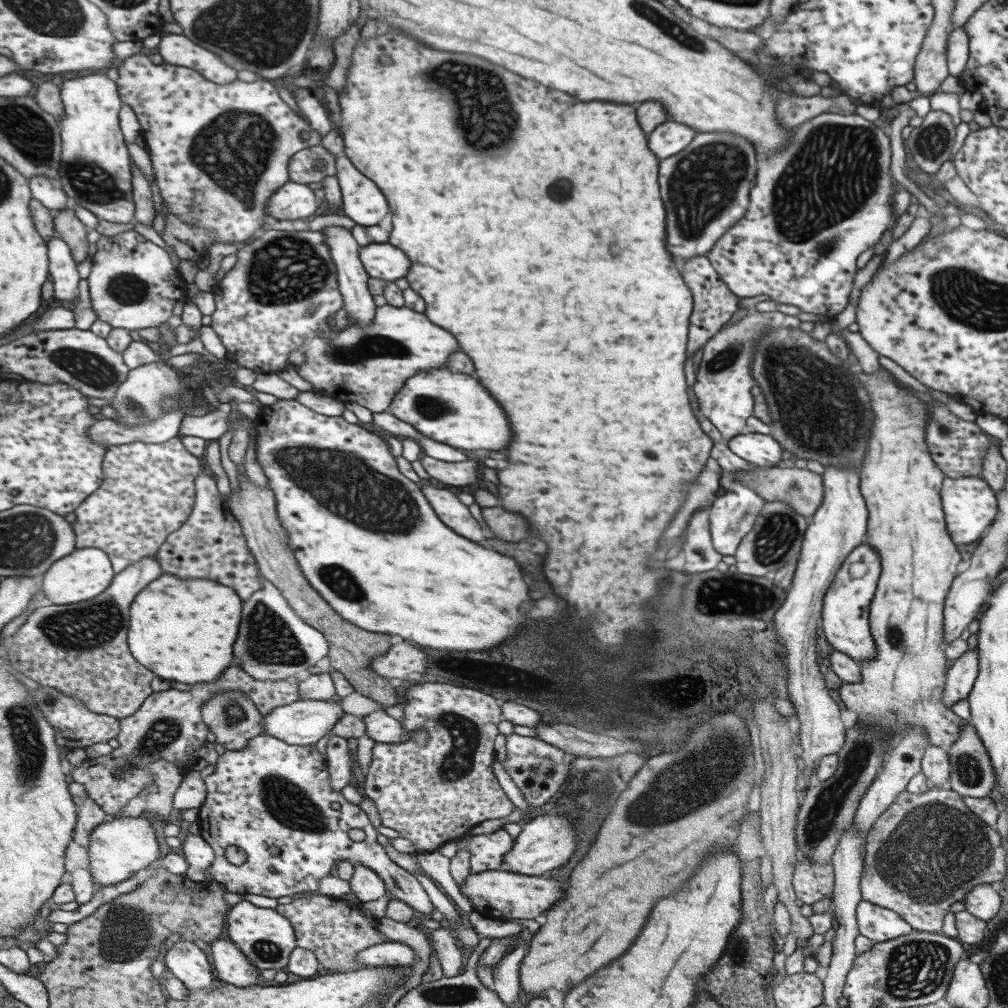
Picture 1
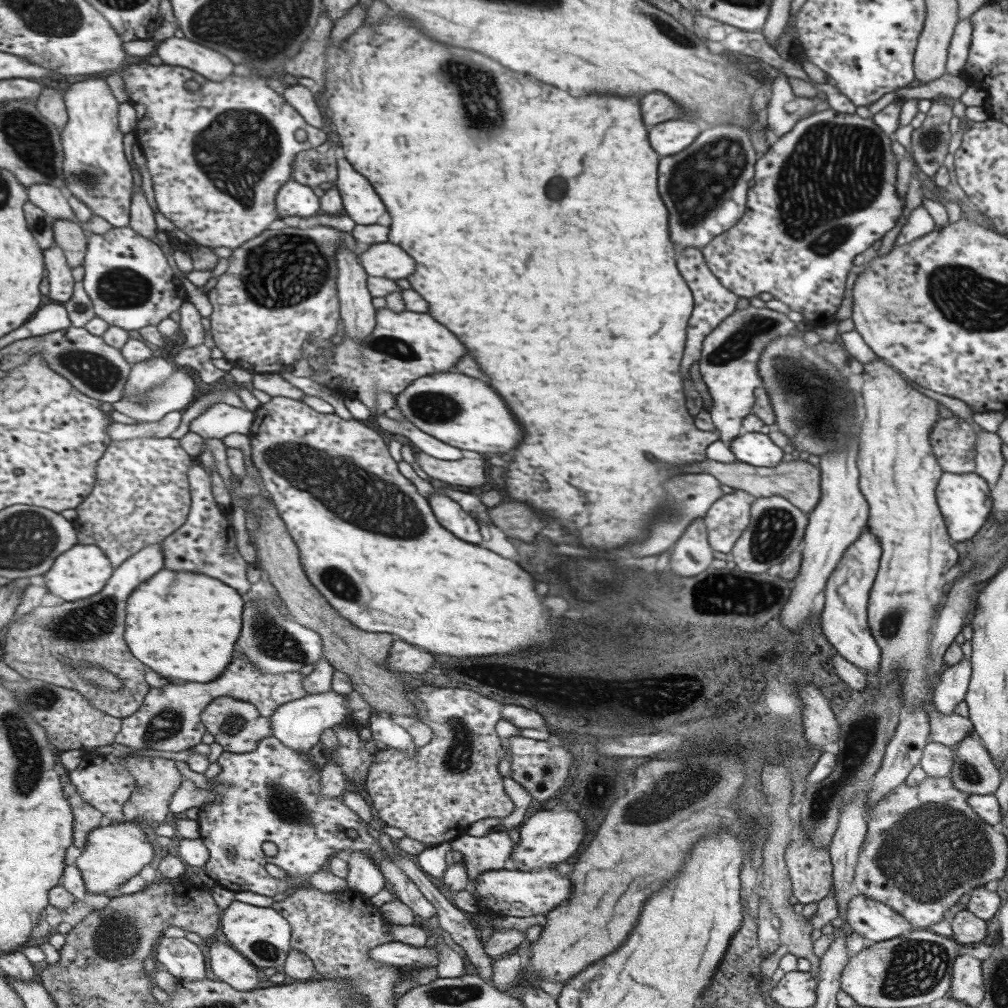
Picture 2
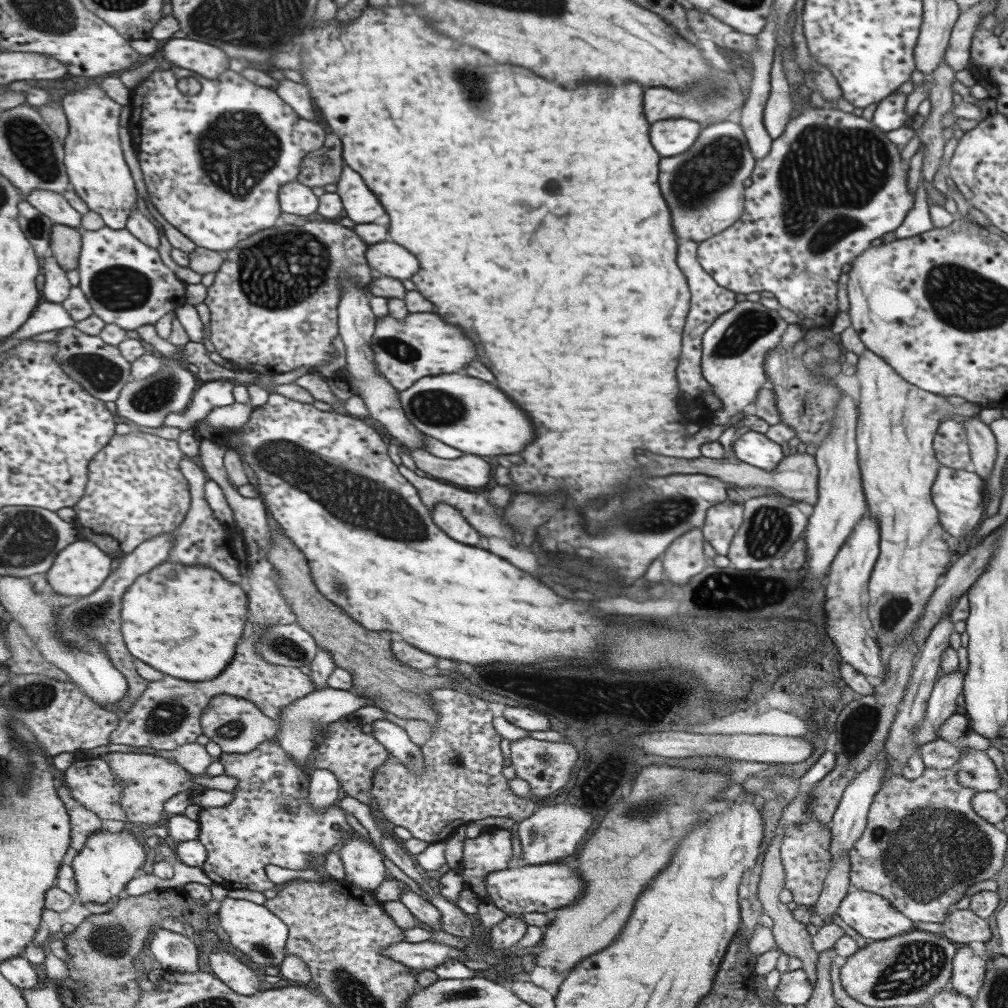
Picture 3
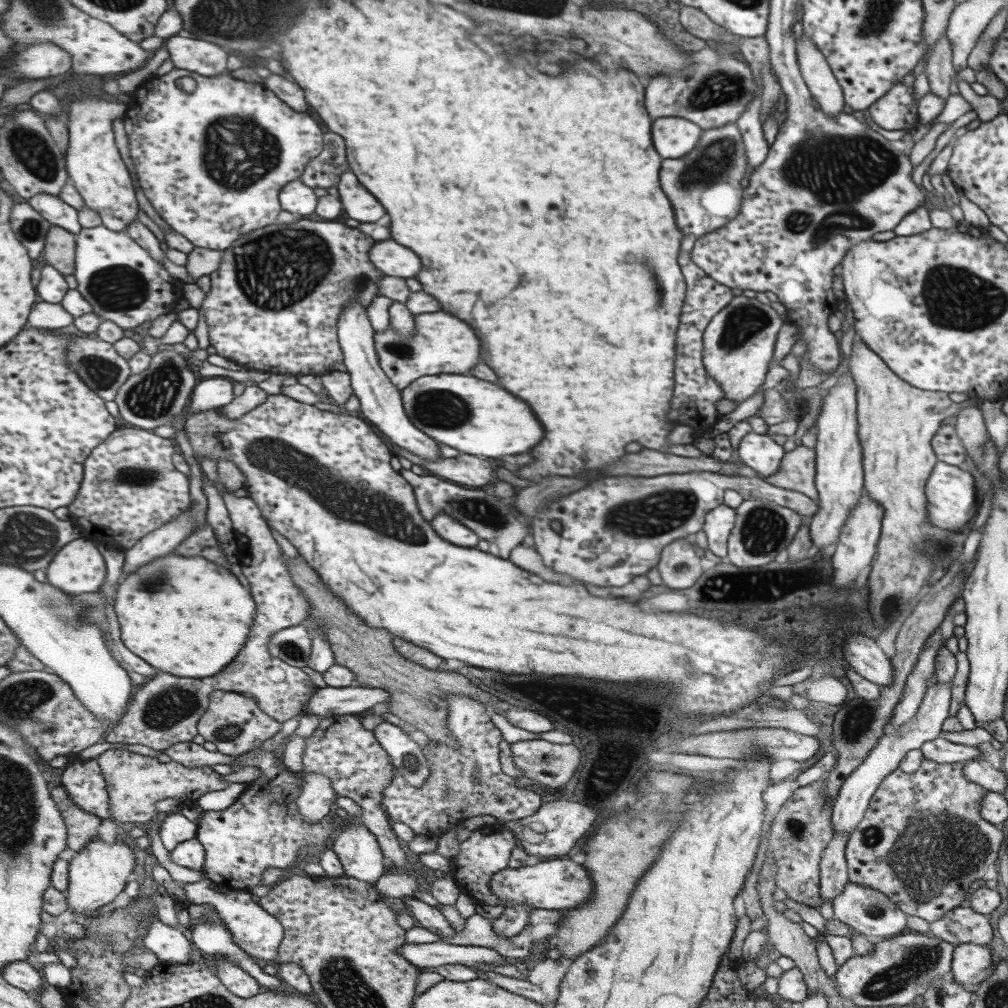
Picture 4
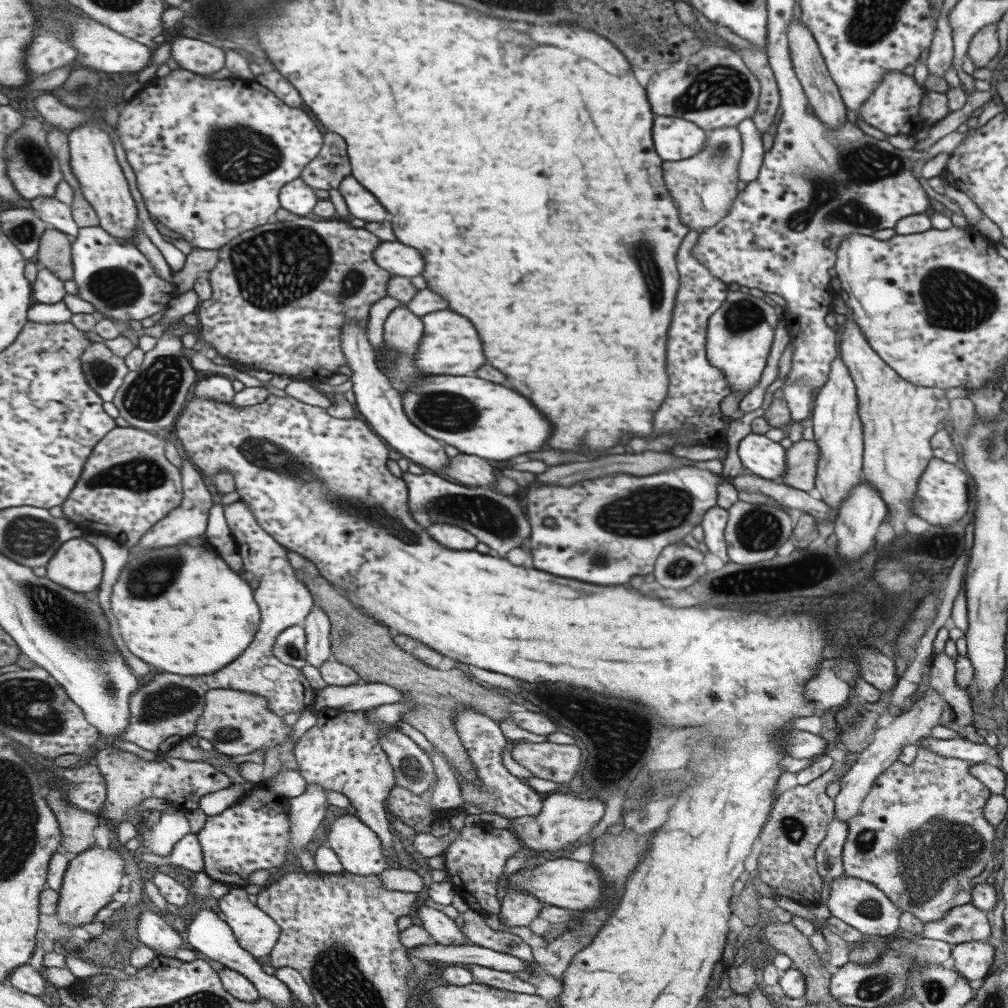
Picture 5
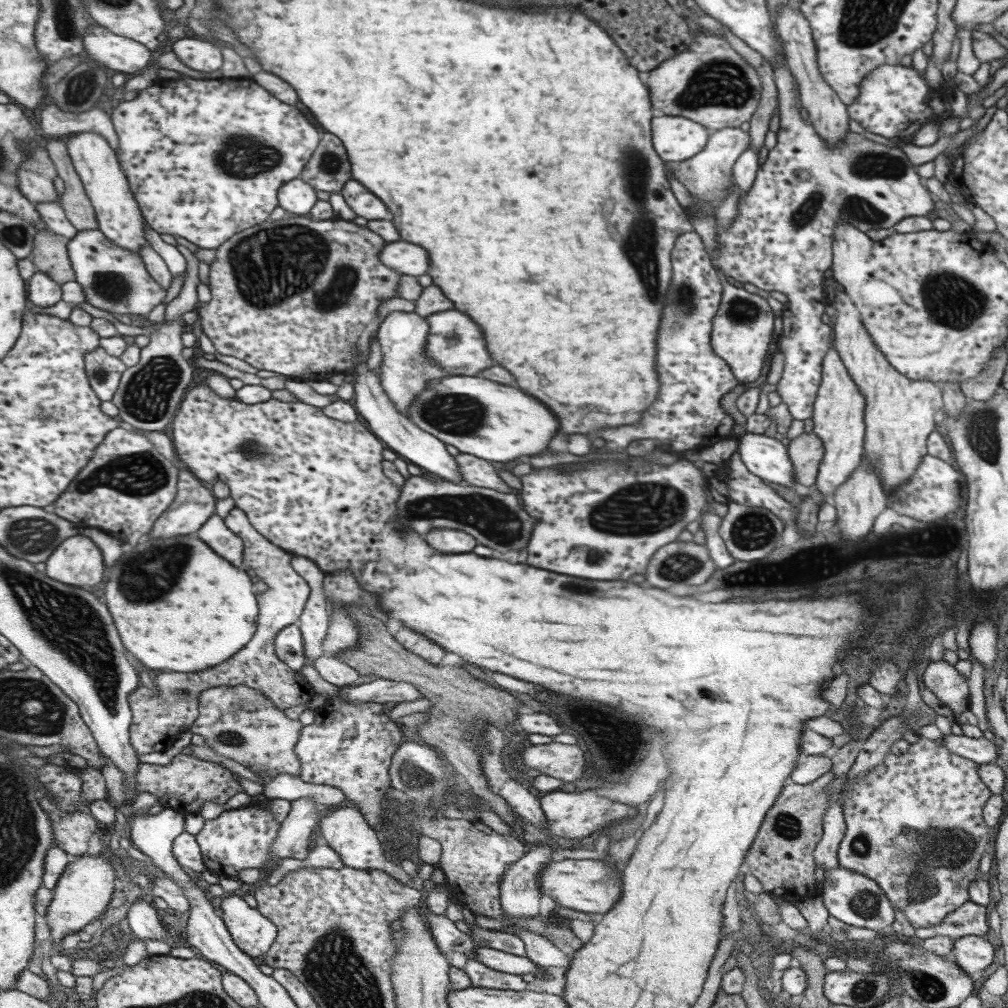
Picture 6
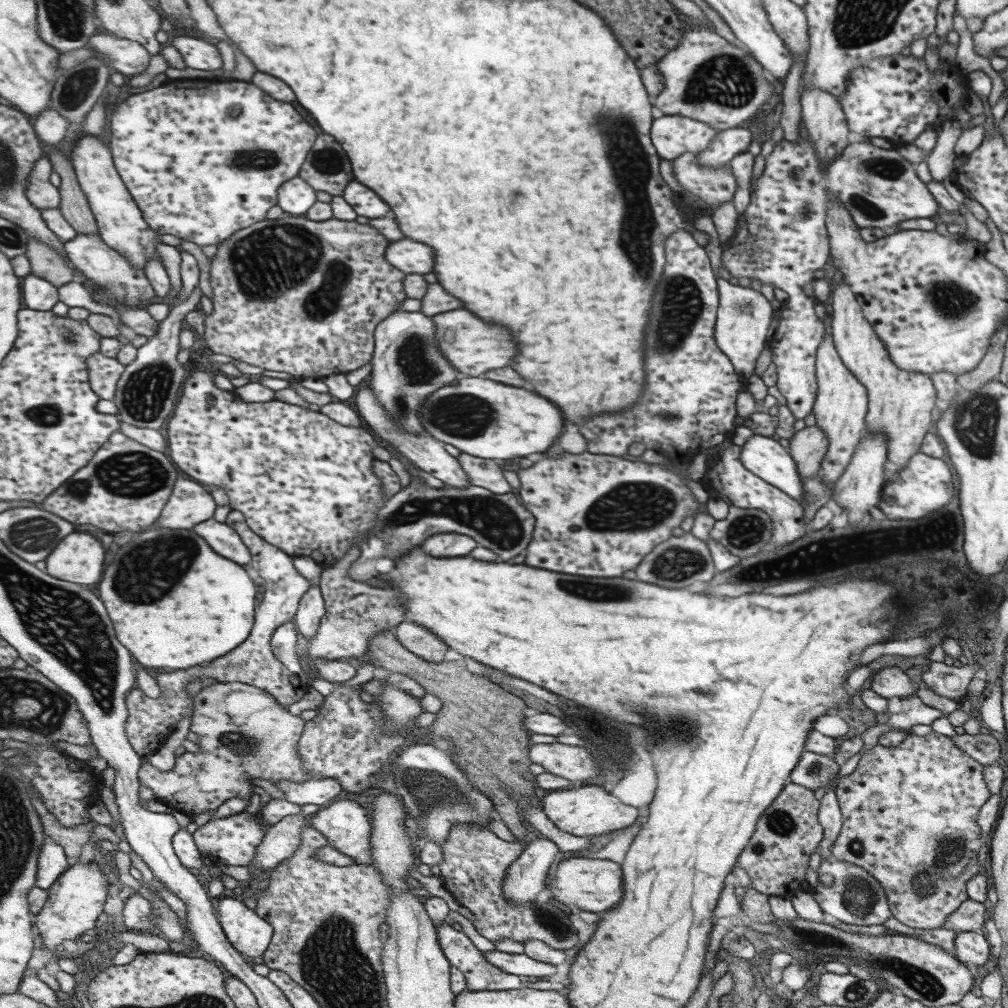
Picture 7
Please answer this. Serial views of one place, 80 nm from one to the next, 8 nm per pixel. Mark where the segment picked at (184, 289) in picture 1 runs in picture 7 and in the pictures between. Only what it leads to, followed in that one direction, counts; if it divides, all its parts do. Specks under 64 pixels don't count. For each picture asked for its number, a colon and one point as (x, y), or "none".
2: (131, 284)
3: (127, 283)
4: (126, 284)
5: (117, 278)
6: (115, 279)
7: (111, 278)

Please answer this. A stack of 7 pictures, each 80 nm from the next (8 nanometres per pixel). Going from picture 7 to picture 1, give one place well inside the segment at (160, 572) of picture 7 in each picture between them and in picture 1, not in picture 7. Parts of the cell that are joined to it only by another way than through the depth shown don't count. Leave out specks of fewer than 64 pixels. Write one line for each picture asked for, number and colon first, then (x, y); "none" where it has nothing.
1: (184, 630)
2: (185, 626)
3: (186, 621)
4: (191, 616)
5: (189, 613)
6: (180, 606)

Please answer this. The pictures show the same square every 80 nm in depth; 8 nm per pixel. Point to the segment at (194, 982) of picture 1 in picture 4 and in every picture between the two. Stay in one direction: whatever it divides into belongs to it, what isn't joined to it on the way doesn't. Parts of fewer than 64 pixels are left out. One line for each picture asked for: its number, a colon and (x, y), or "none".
2: (182, 958)
3: (174, 951)
4: (169, 944)

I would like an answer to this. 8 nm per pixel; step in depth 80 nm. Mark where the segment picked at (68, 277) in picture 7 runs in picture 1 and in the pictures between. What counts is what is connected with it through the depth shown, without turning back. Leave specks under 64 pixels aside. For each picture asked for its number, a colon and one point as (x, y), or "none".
1: (69, 226)
2: (71, 236)
3: (66, 240)
4: (61, 245)
5: (55, 253)
6: (50, 254)

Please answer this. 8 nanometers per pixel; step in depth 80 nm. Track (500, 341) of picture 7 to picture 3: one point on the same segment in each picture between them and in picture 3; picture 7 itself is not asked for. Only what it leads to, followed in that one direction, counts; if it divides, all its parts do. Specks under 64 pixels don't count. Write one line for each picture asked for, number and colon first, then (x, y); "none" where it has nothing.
3: (422, 345)
4: (441, 344)
5: (449, 346)
6: (454, 343)

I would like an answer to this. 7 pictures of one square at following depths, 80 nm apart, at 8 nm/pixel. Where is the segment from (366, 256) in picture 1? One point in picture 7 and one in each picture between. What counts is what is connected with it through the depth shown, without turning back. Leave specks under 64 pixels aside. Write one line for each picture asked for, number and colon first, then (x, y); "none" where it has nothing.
2: (385, 260)
3: (386, 258)
4: (393, 260)
5: (399, 260)
6: (407, 259)
7: (409, 257)

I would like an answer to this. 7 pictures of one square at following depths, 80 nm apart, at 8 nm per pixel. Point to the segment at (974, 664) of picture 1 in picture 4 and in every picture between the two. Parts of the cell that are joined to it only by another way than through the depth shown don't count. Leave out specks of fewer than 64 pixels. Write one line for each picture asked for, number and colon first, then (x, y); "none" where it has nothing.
2: (953, 681)
3: (940, 705)
4: (853, 796)

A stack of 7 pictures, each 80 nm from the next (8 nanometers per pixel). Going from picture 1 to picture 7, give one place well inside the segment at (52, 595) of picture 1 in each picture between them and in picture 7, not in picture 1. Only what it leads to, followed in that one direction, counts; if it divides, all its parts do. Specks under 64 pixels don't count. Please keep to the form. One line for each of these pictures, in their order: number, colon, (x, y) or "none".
2: (84, 571)
3: (80, 570)
4: (79, 568)
5: (78, 566)
6: (78, 561)
7: (81, 558)

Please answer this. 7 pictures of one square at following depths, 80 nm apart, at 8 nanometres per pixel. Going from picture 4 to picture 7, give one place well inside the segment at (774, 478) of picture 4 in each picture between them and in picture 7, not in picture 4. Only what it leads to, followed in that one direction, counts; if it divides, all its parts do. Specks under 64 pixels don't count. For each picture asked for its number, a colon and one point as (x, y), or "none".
5: (800, 471)
6: (806, 451)
7: (808, 445)

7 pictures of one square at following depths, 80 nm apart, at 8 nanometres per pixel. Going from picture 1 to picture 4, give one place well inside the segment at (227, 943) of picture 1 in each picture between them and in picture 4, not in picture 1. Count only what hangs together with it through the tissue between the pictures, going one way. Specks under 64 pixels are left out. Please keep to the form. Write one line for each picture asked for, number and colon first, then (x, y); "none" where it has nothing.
2: (227, 963)
3: (226, 966)
4: (243, 984)

